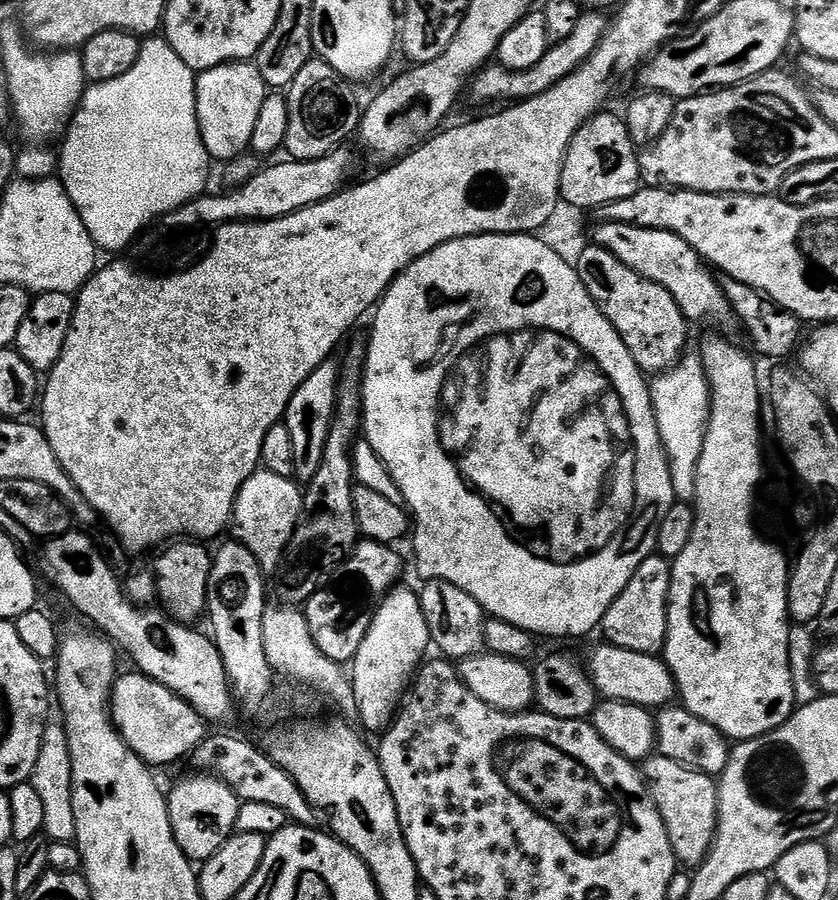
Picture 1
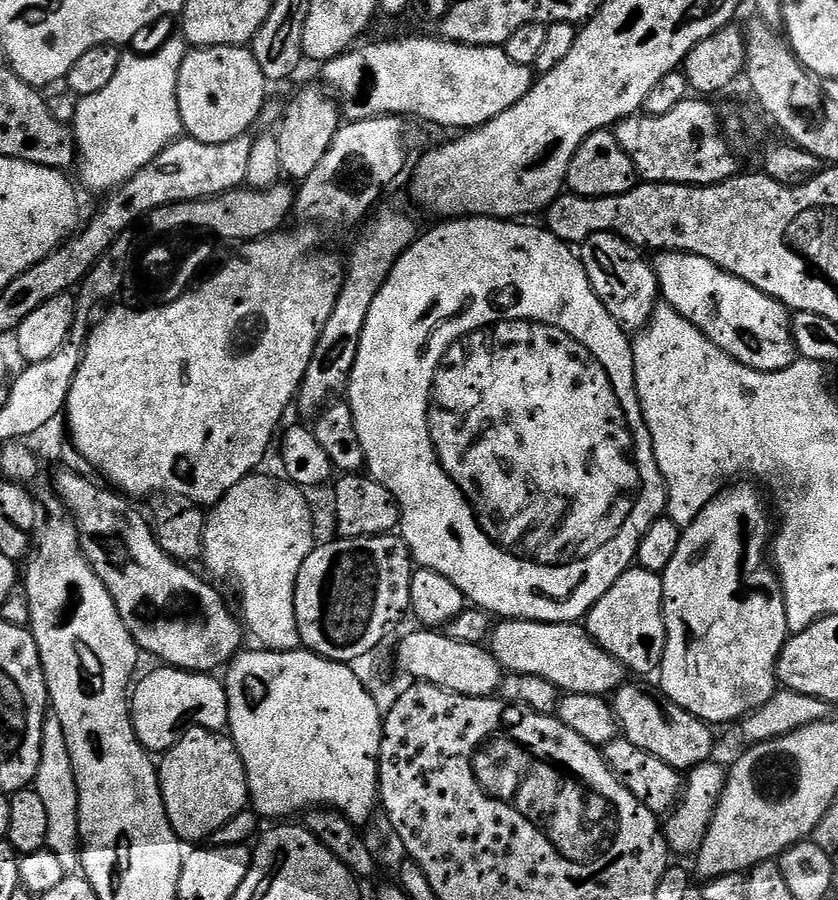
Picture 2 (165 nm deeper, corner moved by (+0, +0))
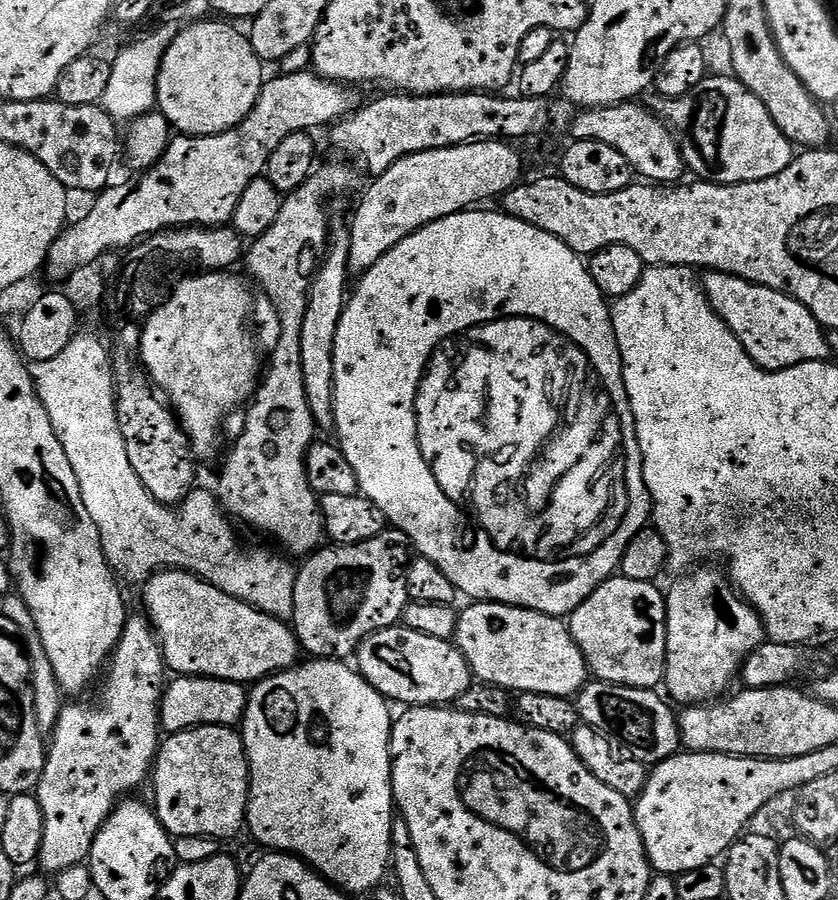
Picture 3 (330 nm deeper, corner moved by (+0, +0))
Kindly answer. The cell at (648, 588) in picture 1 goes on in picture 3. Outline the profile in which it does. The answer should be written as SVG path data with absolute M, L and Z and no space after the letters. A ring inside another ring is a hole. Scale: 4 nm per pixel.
M616 574L612 579L594 590L570 614L567 621L569 632L579 646L584 661L588 663L591 675L597 680L611 684L655 689L664 678L664 667L668 657L668 601L655 583L646 580L631 580Z

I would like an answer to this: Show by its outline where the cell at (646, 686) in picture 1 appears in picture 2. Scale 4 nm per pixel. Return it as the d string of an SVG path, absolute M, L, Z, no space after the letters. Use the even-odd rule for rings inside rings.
M505 619L490 633L490 651L505 673L544 678L561 693L607 697L626 680L626 669L588 634L583 623L541 624L538 620Z

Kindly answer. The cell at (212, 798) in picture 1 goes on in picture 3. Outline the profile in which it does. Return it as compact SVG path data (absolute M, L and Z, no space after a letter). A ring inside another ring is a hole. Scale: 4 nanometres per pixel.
M201 724L199 728L188 728L184 732L171 733L171 735L161 743L160 750L156 754L154 771L150 776L150 785L152 784L153 790L156 791L156 804L154 803L154 811L157 818L162 822L162 826L167 830L169 836L173 838L178 836L215 836L217 838L225 838L224 836L234 835L239 828L243 829L248 815L249 783L248 755L246 754L243 735L241 735L235 727L223 728L221 724Z

